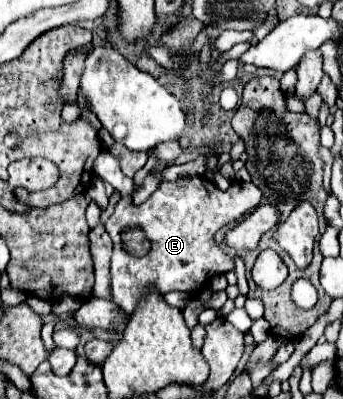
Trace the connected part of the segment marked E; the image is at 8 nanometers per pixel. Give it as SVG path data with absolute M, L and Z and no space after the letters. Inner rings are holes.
M103 149L95 159L95 173L109 181L119 193L121 199L115 207L115 213L105 223L105 231L113 239L113 257L111 257L111 301L123 311L133 313L141 299L151 291L165 295L169 291L199 293L215 275L225 275L235 269L235 263L225 255L213 241L213 235L227 223L237 221L245 213L253 211L260 204L262 191L245 181L233 181L227 191L221 191L205 177L185 177L177 181L163 181L153 191L153 195L141 203L133 205L131 201L131 179L123 175L119 161ZM129 225L141 225L145 235L151 241L151 251L143 257L131 257L121 247L121 231Z

